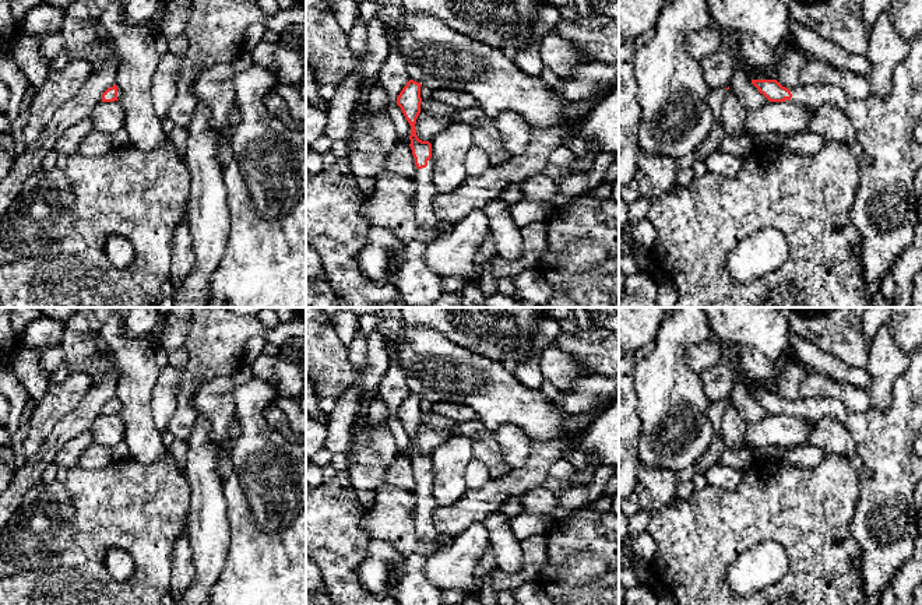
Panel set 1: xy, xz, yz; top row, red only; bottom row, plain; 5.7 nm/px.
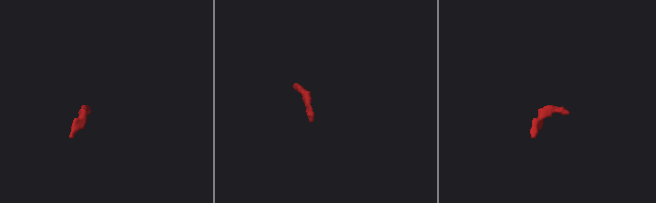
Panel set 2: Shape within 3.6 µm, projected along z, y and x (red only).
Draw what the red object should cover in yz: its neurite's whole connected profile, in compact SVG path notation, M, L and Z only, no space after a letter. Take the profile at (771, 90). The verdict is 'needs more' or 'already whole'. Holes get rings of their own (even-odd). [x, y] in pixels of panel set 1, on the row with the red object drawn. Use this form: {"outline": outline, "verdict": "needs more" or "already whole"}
{"outline": "M922 35L909 43L909 53L894 68L893 88L881 99L870 94L855 99L833 85L798 85L785 88L777 80L752 80L770 102L792 102L805 106L835 105L854 124L856 141L862 145L859 187L849 211L861 235L865 284L873 291L888 274L904 250L915 239L918 200L915 173L922 166L922 145L914 138L914 129L922 117Z", "verdict": "needs more"}

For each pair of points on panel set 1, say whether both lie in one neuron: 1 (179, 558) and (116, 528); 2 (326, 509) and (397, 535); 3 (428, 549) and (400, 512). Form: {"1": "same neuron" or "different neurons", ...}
{"1": "different neurons", "2": "different neurons", "3": "same neuron"}

